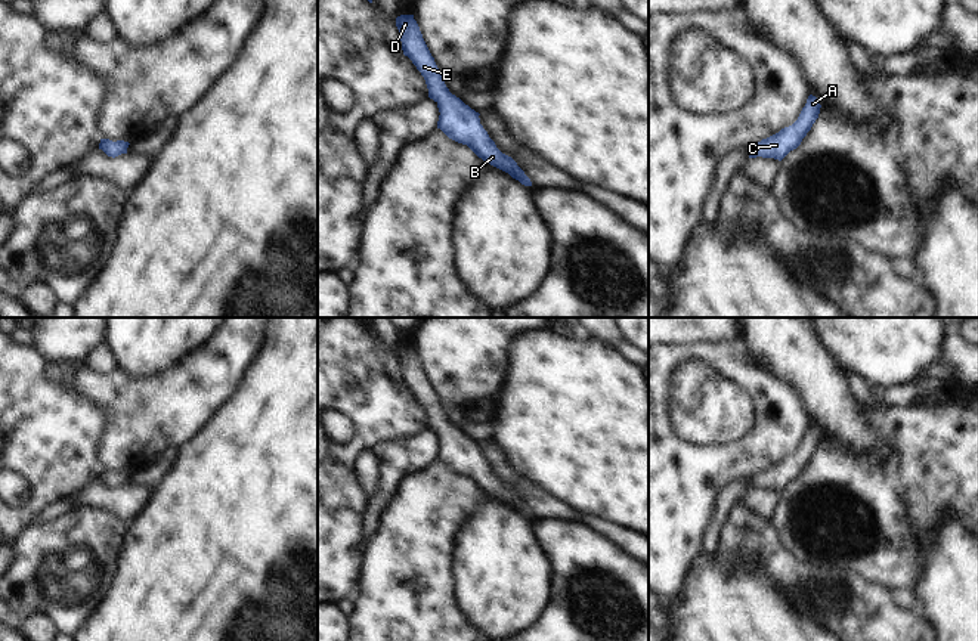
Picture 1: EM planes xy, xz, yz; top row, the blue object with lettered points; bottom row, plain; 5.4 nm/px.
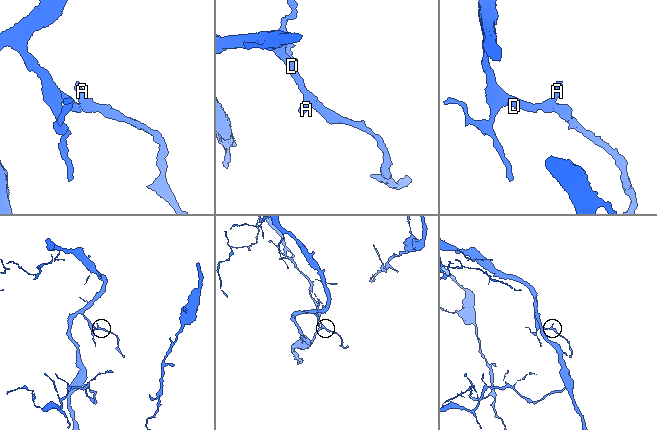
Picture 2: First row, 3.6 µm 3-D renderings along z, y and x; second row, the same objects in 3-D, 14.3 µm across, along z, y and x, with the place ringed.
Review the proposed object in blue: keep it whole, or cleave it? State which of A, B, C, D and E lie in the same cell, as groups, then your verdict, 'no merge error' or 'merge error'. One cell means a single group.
A B C D E; no merge error

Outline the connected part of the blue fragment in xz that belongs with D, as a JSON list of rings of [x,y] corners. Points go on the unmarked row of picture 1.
[[[414,346],[396,349],[403,385],[408,387],[425,411],[428,428],[437,434],[440,459],[449,470],[467,476],[485,493],[508,504],[524,517],[530,510],[517,493],[502,484],[480,455],[479,443],[452,425],[443,412],[434,388],[431,387]]]

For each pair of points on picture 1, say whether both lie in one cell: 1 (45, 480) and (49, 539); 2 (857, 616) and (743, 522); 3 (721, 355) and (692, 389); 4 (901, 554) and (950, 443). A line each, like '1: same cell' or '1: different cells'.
1: different cells
2: same cell
3: different cells
4: same cell

